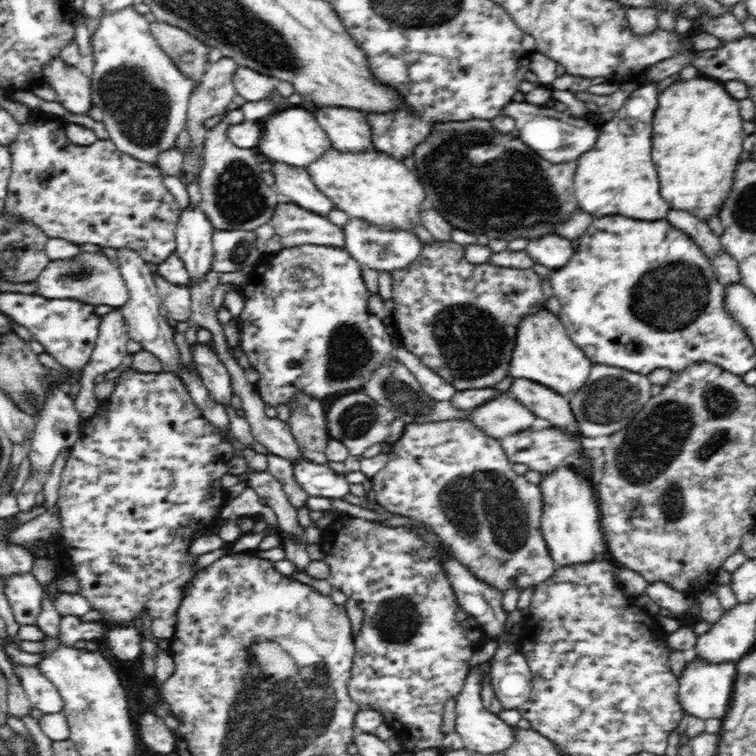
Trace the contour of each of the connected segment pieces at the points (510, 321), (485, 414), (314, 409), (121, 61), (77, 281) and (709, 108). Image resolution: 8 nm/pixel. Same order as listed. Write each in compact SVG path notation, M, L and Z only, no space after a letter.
M432 242L432 244L424 244L420 256L412 261L408 266L402 270L392 270L392 302L394 302L392 318L395 321L396 334L401 340L404 348L420 358L429 369L432 369L438 376L441 376L446 382L454 385L457 390L468 390L474 388L492 387L497 382L508 376L508 366L512 360L512 350L515 348L517 339L517 326L525 319L526 315L533 315L536 311L541 311L545 308L544 294L542 291L542 278L536 274L532 269L519 269L519 268L504 268L494 266L490 261L483 262L482 264L472 264L466 261L464 255L464 248L454 242Z
M506 393L475 406L467 416L476 428L499 440L530 428L536 418L526 405Z
M298 391L285 405L290 409L287 423L302 454L314 463L326 464L325 450L331 436L322 402Z
M133 6L118 13L104 13L102 10L99 21L99 27L90 40L94 57L93 73L90 76L92 102L102 110L101 122L120 152L148 164L157 164L158 154L175 148L174 142L187 124L187 110L194 81L186 77L161 49L151 33L151 24Z
M80 252L74 258L49 260L37 281L37 293L40 296L49 299L76 299L94 306L108 304L112 307L121 307L130 295L119 268L102 252Z
M700 74L690 80L674 80L666 90L659 91L659 96L654 116L651 156L658 170L662 198L672 209L689 212L701 220L718 216L722 203L730 194L734 170L742 154L742 140L746 136L742 132L744 128L738 114L738 100L734 100L720 82Z

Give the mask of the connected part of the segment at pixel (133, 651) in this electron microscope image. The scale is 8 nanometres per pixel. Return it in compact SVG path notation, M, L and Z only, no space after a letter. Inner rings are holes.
M118 626L107 630L110 652L120 662L134 662L143 656L142 635L134 626Z

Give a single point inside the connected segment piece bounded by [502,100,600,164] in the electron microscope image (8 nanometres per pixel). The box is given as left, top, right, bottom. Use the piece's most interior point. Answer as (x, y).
(558, 137)

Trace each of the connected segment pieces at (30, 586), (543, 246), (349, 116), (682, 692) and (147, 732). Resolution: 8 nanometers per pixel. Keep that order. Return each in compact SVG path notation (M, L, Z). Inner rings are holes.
M32 573L1 577L4 594L18 624L36 624L42 602L42 586Z
M542 236L538 240L532 240L526 248L532 261L549 269L557 269L566 266L572 258L576 248L575 242L562 238L562 236Z
M319 107L315 119L339 151L357 153L374 150L371 126L363 111L346 107Z
M690 654L688 662L679 678L678 698L681 706L689 716L698 719L723 719L730 708L734 692L735 674L737 673L735 661L714 664Z
M144 712L138 722L138 736L151 752L158 754L173 753L175 738L172 730L166 726L163 718L154 712Z

